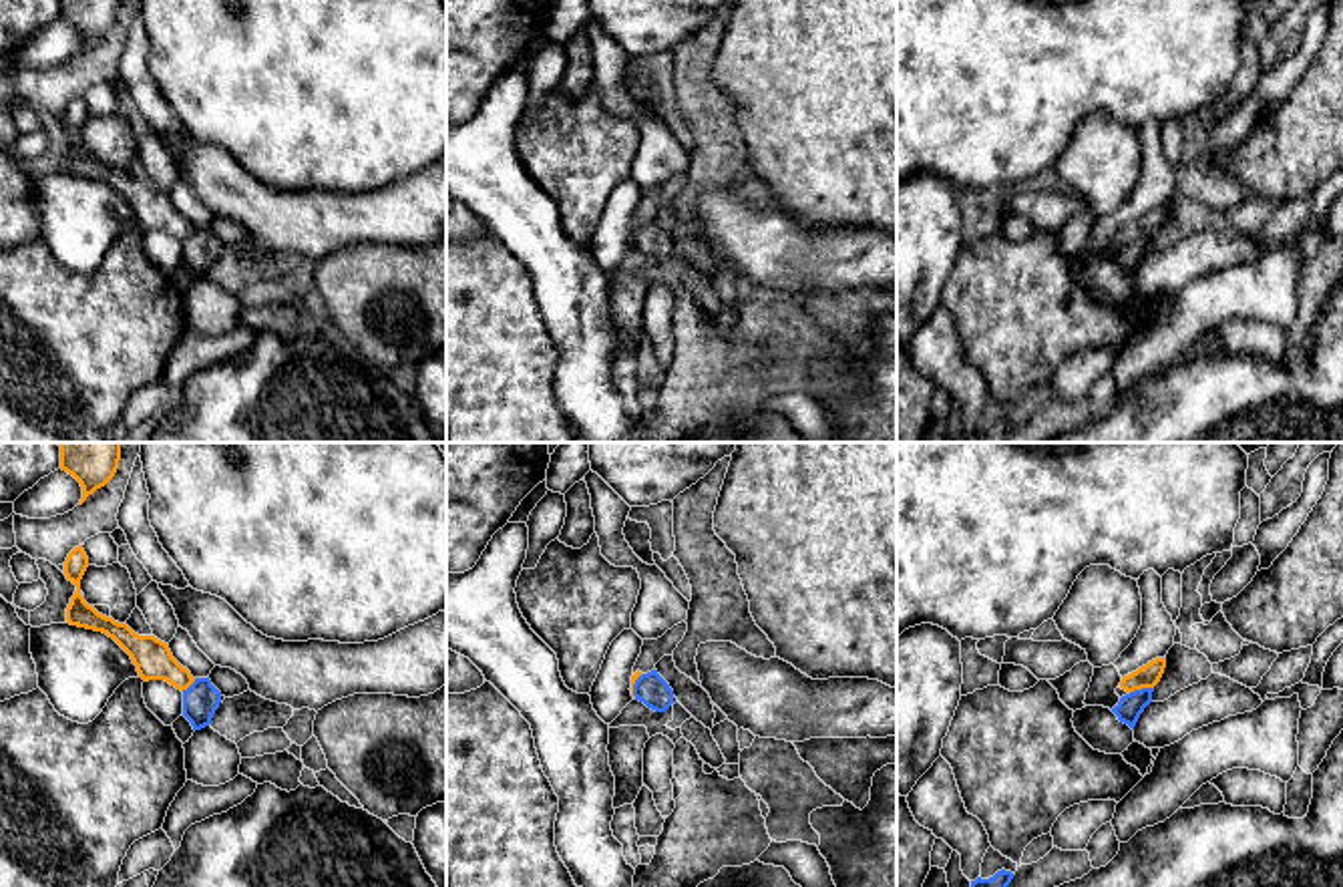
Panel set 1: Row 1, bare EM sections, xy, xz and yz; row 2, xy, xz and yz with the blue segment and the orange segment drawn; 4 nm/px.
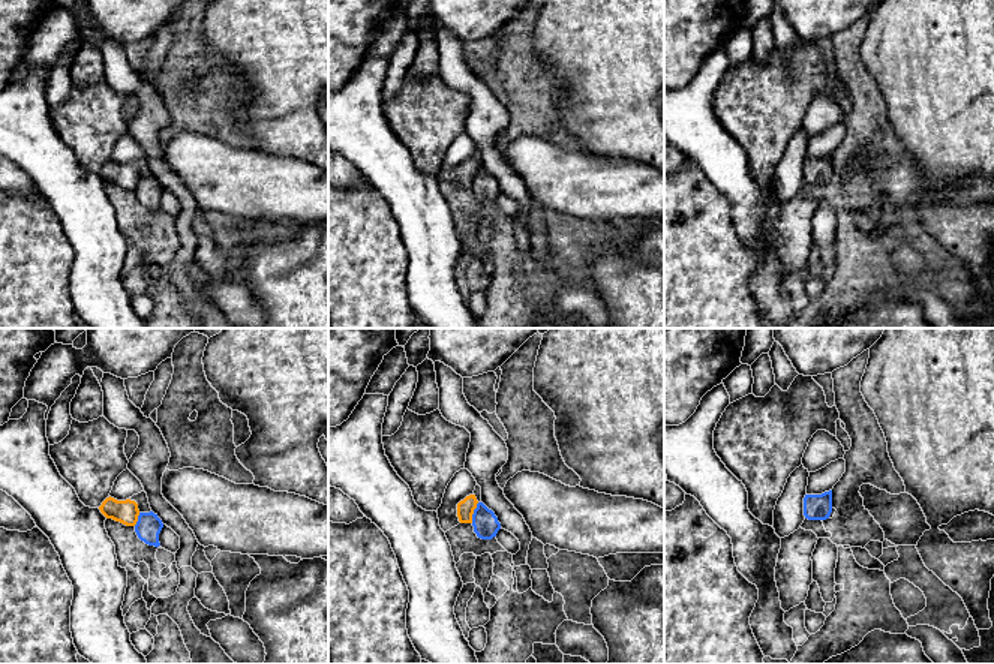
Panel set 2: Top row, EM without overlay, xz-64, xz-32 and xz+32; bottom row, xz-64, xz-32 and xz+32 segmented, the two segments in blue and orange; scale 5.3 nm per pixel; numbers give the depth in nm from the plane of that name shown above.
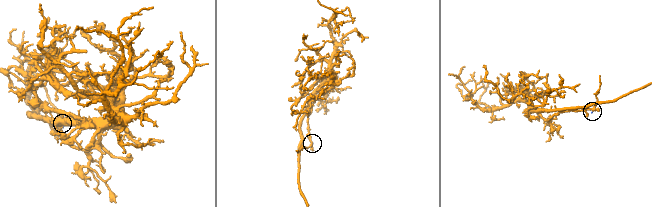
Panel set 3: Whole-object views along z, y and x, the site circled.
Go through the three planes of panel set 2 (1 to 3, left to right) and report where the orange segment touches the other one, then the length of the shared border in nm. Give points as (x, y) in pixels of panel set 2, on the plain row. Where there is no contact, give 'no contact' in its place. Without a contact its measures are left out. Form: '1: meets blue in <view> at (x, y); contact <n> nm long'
1: meets blue in xz-64 at (138, 183); contact 80 nm long
2: meets blue in xz-32 at (474, 177); contact 120 nm long
3: no contact

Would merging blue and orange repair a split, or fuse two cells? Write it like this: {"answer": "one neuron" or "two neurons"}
{"answer": "two neurons"}

